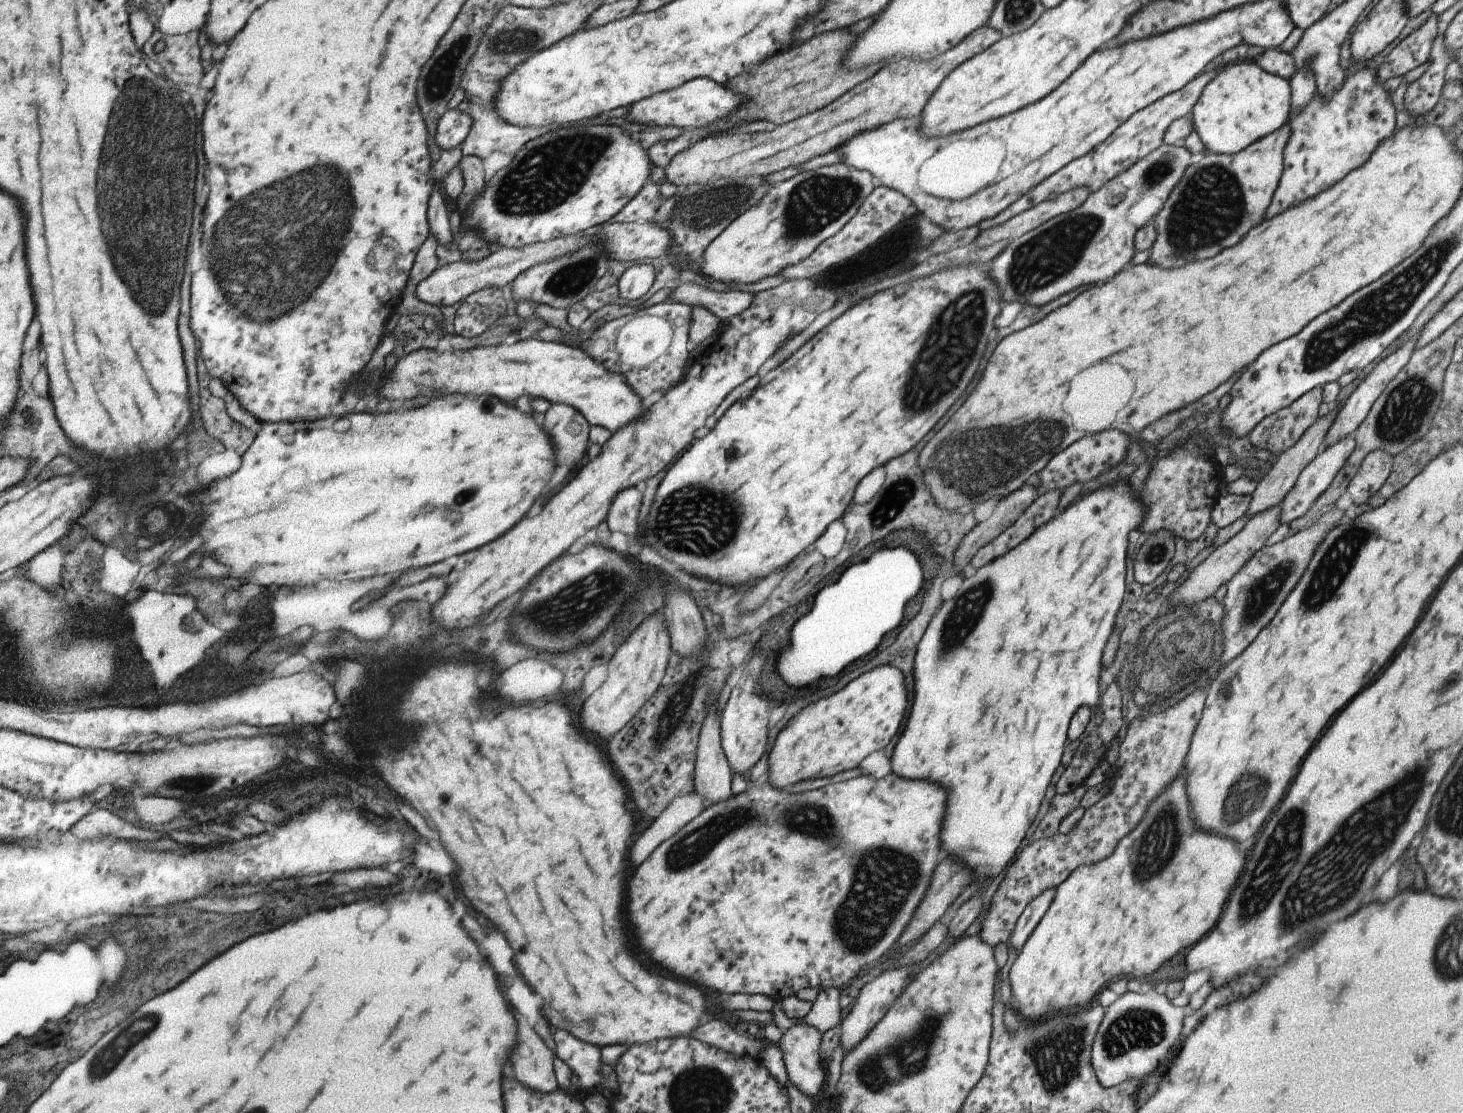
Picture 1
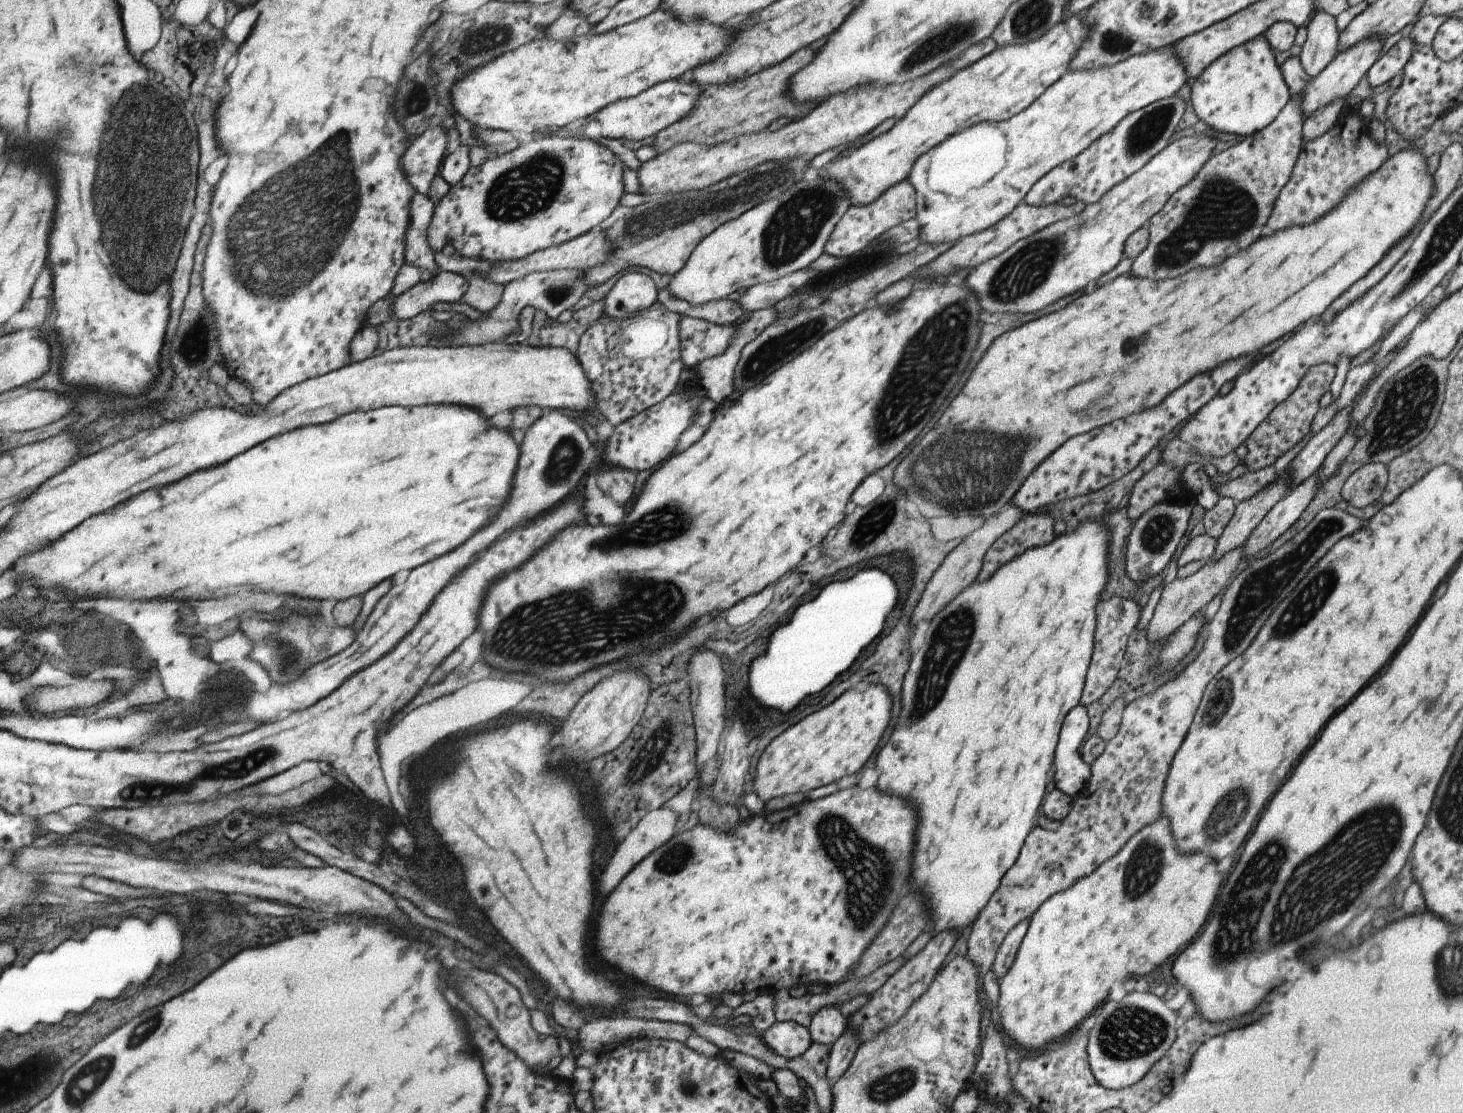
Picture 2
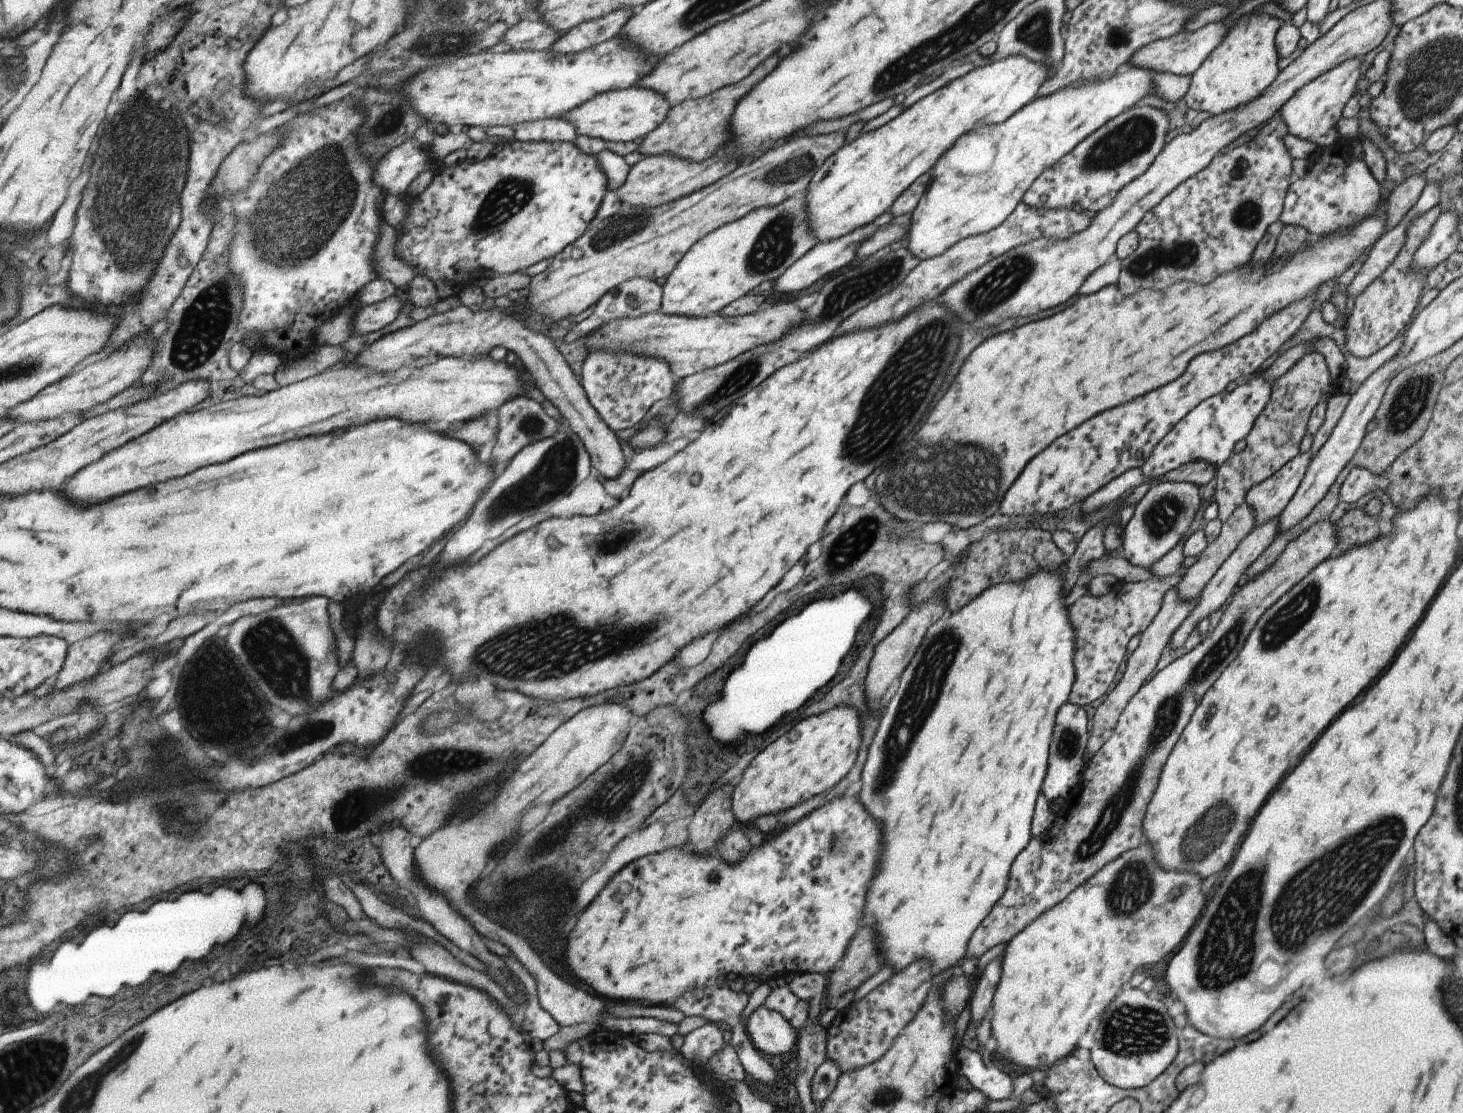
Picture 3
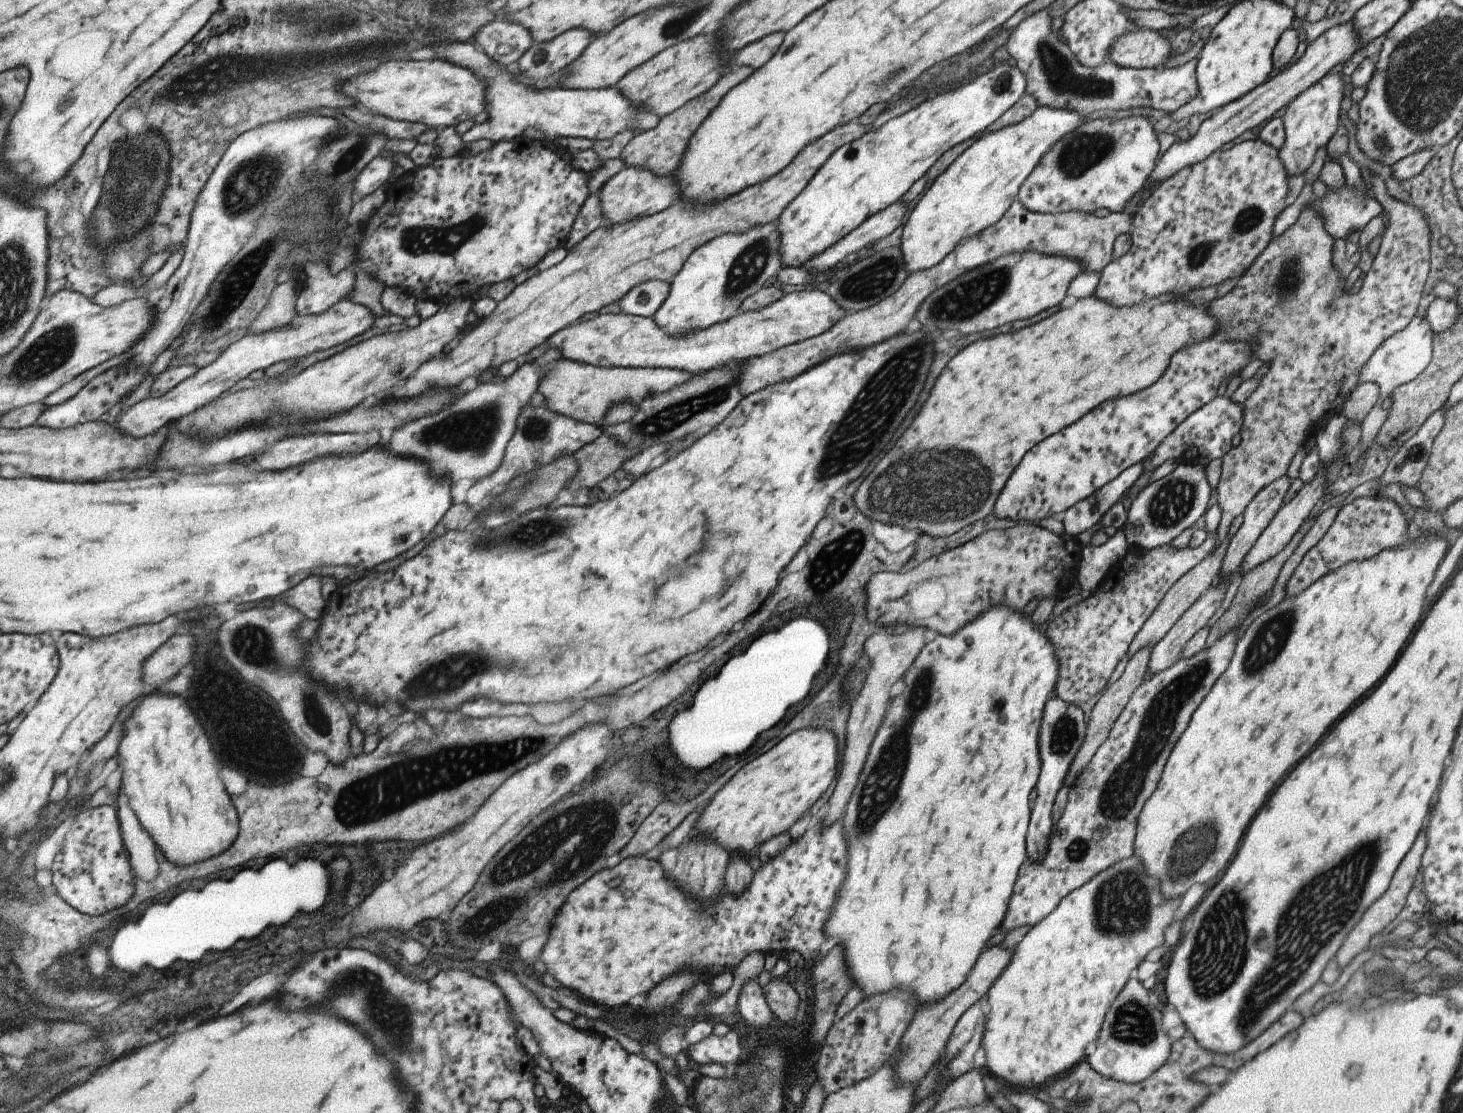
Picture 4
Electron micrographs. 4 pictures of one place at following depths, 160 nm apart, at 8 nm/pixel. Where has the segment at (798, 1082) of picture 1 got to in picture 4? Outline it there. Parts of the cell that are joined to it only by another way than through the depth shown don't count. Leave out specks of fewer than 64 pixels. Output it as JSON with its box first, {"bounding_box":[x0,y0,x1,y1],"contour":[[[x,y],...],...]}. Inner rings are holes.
{"bounding_box":[736,979,772,1029],"contour":[[[748,979],[739,988],[736,1010],[737,1018],[743,1019],[754,1029],[767,1025],[772,1013],[762,996],[762,988],[757,979]]]}

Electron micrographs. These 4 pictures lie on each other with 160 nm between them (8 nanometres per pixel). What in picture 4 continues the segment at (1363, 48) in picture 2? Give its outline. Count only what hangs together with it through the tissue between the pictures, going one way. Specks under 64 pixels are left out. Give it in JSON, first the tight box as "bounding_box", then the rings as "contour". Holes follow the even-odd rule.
{"bounding_box":[1277,72,1344,177],"contour":[[[1341,72],[1328,73],[1315,84],[1301,92],[1292,102],[1289,102],[1281,118],[1285,140],[1281,148],[1277,149],[1279,160],[1285,168],[1288,177],[1300,176],[1311,162],[1313,155],[1319,148],[1327,146],[1331,136],[1335,134],[1339,122],[1339,109],[1343,98],[1344,83],[1341,80]]]}

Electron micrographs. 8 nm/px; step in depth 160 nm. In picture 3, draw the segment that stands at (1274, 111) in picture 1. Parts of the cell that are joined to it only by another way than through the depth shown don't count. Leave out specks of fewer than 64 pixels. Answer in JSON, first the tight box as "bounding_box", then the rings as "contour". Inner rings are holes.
{"bounding_box":[1182,14,1281,116],"contour":[[[1253,14],[1247,20],[1239,20],[1237,24],[1233,24],[1223,40],[1190,76],[1188,90],[1182,97],[1187,107],[1196,113],[1207,112],[1215,116],[1261,96],[1279,74],[1274,37],[1281,24],[1279,18],[1267,14]]]}

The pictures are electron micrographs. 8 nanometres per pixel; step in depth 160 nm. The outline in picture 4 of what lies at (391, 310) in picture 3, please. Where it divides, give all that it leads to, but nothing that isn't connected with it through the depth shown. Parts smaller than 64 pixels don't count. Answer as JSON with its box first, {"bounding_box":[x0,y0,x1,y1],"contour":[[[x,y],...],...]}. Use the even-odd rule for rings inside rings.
{"bounding_box":[111,298,375,437],"contour":[[[342,298],[335,306],[321,314],[304,315],[298,312],[290,325],[264,333],[245,335],[231,346],[210,365],[199,369],[192,377],[181,381],[173,390],[162,397],[150,396],[129,408],[125,414],[111,420],[124,433],[142,437],[157,432],[161,427],[178,421],[182,416],[194,413],[198,408],[226,394],[240,380],[247,378],[255,370],[265,370],[275,362],[296,361],[349,342],[368,331],[375,322],[375,315],[369,308]]]}

